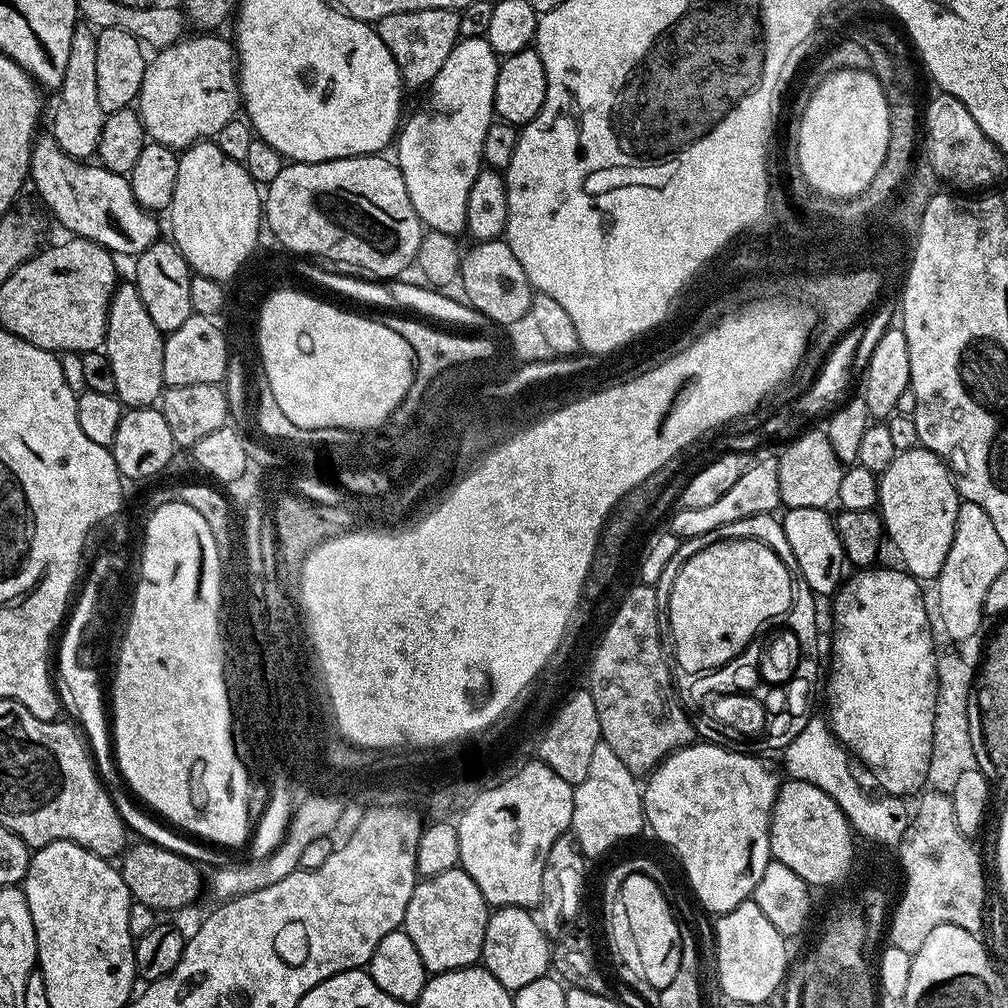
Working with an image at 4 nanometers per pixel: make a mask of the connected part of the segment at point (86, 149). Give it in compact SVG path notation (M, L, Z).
M77 23L74 38L70 38L70 59L66 62L62 86L58 90L60 105L52 116L50 134L66 154L81 162L97 155L104 133L106 114L102 106L98 106L98 70L94 67L97 58L96 32L87 23Z

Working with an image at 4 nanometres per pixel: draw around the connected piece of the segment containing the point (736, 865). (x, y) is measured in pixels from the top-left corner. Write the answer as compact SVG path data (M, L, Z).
M693 742L670 753L656 769L647 773L642 784L644 818L647 827L664 844L676 848L680 864L688 875L688 884L704 908L715 914L734 910L749 899L762 878L771 857L770 818L776 795L782 783L781 773L760 756L743 756L720 744Z

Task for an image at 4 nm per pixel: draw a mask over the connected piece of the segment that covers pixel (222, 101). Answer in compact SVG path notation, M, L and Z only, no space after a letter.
M196 34L191 38L179 40L177 44L172 44L168 48L159 49L155 53L156 57L151 57L148 60L148 69L144 71L142 78L142 86L140 87L140 94L138 97L138 111L140 114L140 121L144 123L144 131L147 139L153 144L161 144L173 150L183 150L192 144L198 143L200 140L214 138L218 134L218 130L222 130L222 126L226 126L226 122L237 119L238 113L242 108L242 101L240 98L240 81L238 79L238 57L234 51L234 44L231 39L223 40L222 37L216 36L220 34Z

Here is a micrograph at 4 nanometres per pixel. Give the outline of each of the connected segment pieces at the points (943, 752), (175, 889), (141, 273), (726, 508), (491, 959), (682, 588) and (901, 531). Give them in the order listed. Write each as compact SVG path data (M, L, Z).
M980 632L970 634L962 640L940 638L936 640L936 721L934 722L934 738L932 739L932 770L931 779L941 780L941 785L951 786L958 782L958 777L965 770L978 767L976 752L972 749L972 738L967 734L966 712L962 708L944 708L957 700L964 704L973 699L974 685L981 665L984 638Z
M145 840L136 843L123 853L120 860L121 876L135 903L163 912L163 910L180 910L199 898L202 892L202 876L201 869L195 861Z
M161 238L146 250L142 250L139 256L135 257L134 264L134 283L146 306L146 314L154 318L154 326L158 326L160 332L167 334L178 330L178 326L182 326L182 322L186 322L186 318L194 314L190 306L190 282L194 273L189 268L186 258L182 258L171 239Z
M764 456L761 460L753 459L745 473L738 478L737 482L722 494L722 498L701 509L690 509L683 506L677 507L671 513L672 521L666 524L667 531L680 537L681 541L699 541L707 538L710 530L718 530L722 526L730 526L730 522L738 522L742 518L751 516L767 516L775 513L781 507L780 495L778 494L778 462L776 456Z
M496 908L488 917L482 964L513 994L522 986L549 975L550 940L539 919L527 908Z
M716 544L710 550L702 546L696 550L680 569L675 569L668 600L666 596L666 615L672 619L672 628L676 628L674 664L691 674L713 672L742 654L745 646L757 639L760 627L767 620L780 618L780 608L788 604L790 594L784 564L780 564L764 544Z
M917 446L897 452L890 466L879 473L878 479L878 511L887 539L890 544L892 540L900 555L899 563L917 580L931 581L934 574L942 570L946 554L950 554L950 542L954 542L954 526L958 522L958 510L962 503L951 468L945 457L934 454L926 447Z

